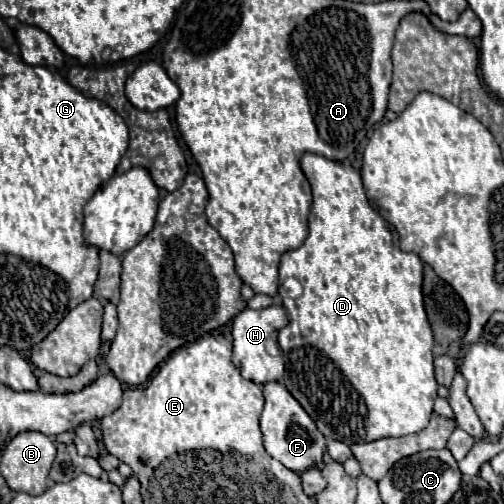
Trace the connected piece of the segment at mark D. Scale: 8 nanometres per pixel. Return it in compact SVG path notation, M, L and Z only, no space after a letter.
M304 154L300 164L312 186L314 200L312 200L312 210L308 216L308 238L304 240L304 244L300 248L282 256L278 270L278 293L284 300L284 308L288 310L288 316L290 316L288 326L284 326L278 332L278 342L280 342L282 354L284 354L284 362L286 362L286 372L284 372L282 382L290 390L290 394L294 394L294 398L298 398L298 402L302 402L302 408L306 410L306 414L310 414L310 418L314 418L314 424L318 426L318 430L322 430L322 434L326 438L340 440L348 446L358 444L358 442L374 442L378 438L398 438L398 436L420 432L428 426L430 416L432 416L432 406L438 396L436 394L438 382L434 378L434 366L432 366L434 336L432 336L432 328L428 324L424 302L422 302L422 262L416 254L400 250L398 234L380 214L376 214L372 210L372 206L364 194L362 178L354 168L342 166L334 160L328 160L318 154Z

